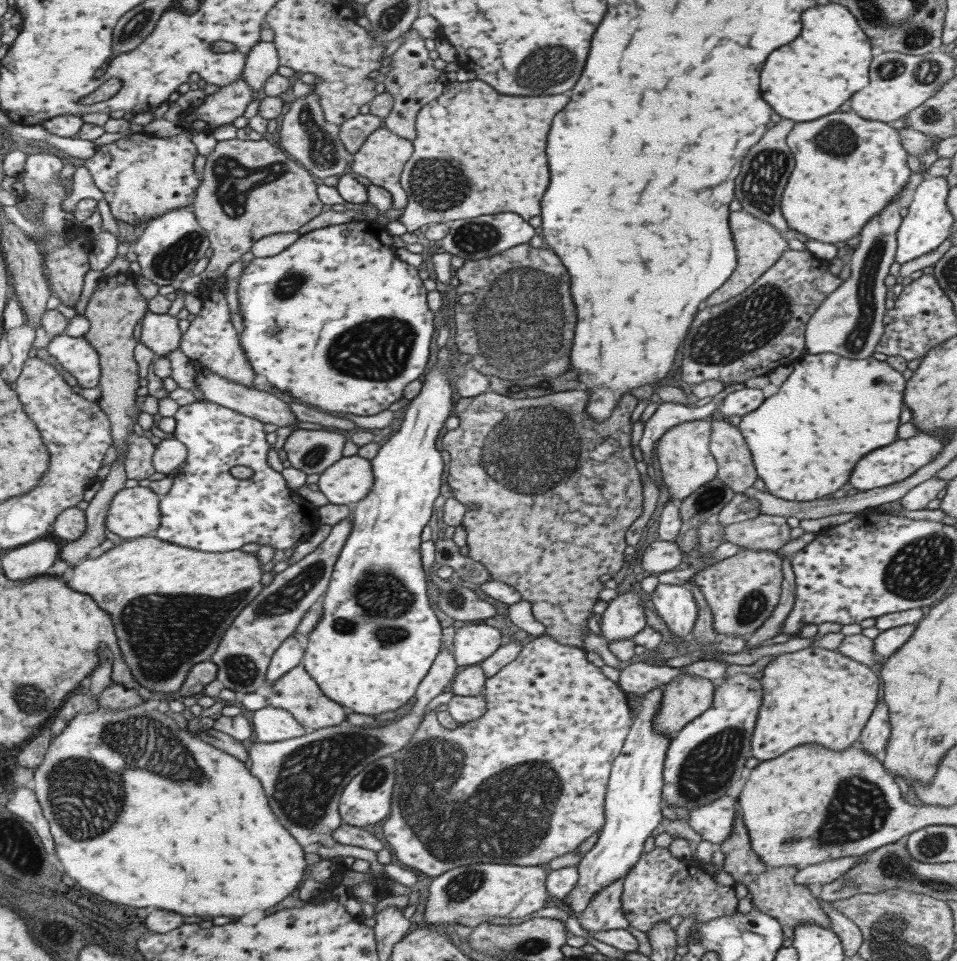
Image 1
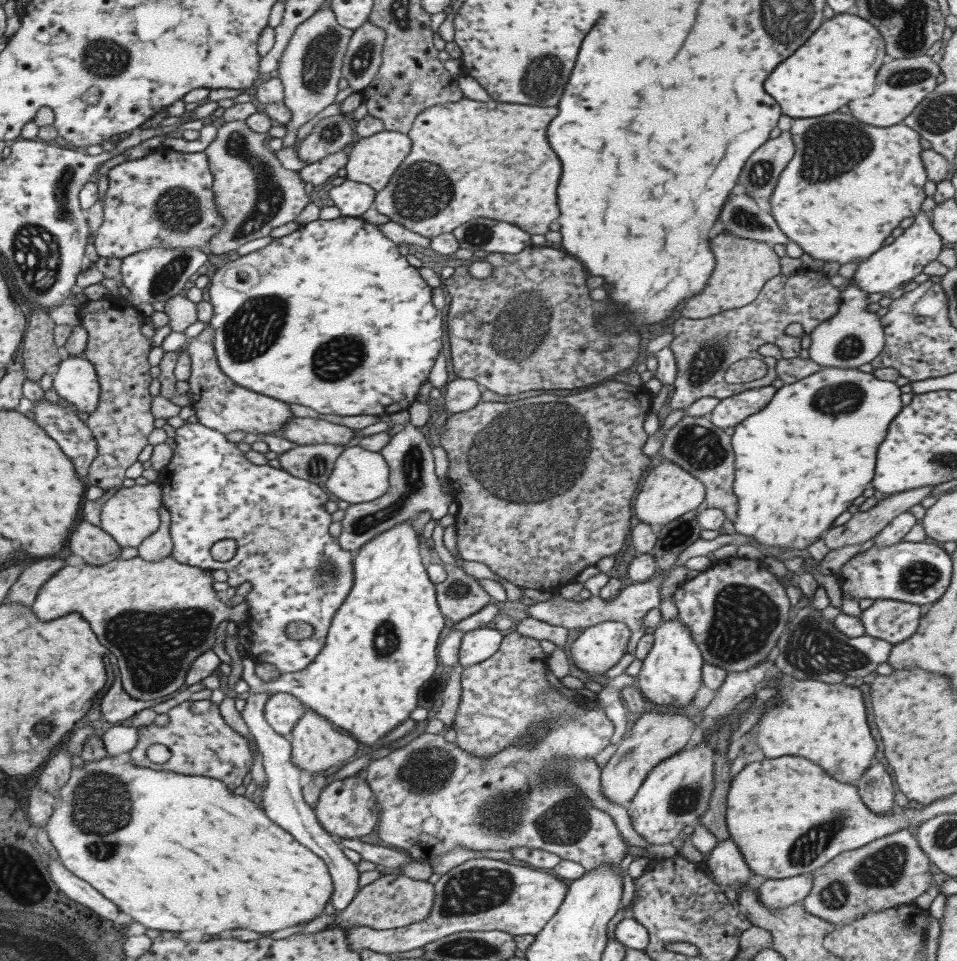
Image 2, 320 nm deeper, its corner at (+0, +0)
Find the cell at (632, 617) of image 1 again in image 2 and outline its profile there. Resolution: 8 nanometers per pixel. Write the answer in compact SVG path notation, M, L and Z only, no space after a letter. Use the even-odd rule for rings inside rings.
M606 620L582 629L569 644L569 658L593 678L605 675L626 653L629 629L616 620Z

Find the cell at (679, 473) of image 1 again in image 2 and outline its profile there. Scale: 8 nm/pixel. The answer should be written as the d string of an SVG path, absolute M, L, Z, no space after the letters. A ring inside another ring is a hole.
M661 460L659 465L650 466L639 486L641 489L633 500L635 504L632 514L638 523L649 524L651 527L660 528L685 512L697 509L704 502L704 488L701 482L668 460Z

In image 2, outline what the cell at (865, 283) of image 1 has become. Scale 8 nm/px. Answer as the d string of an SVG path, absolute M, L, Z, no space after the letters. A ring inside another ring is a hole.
M852 277L849 279L849 285L840 293L838 309L833 318L813 327L808 334L811 338L808 357L820 367L856 368L870 363L882 351L884 345L880 316L865 311L865 306L869 304L866 299L868 294L856 285Z

